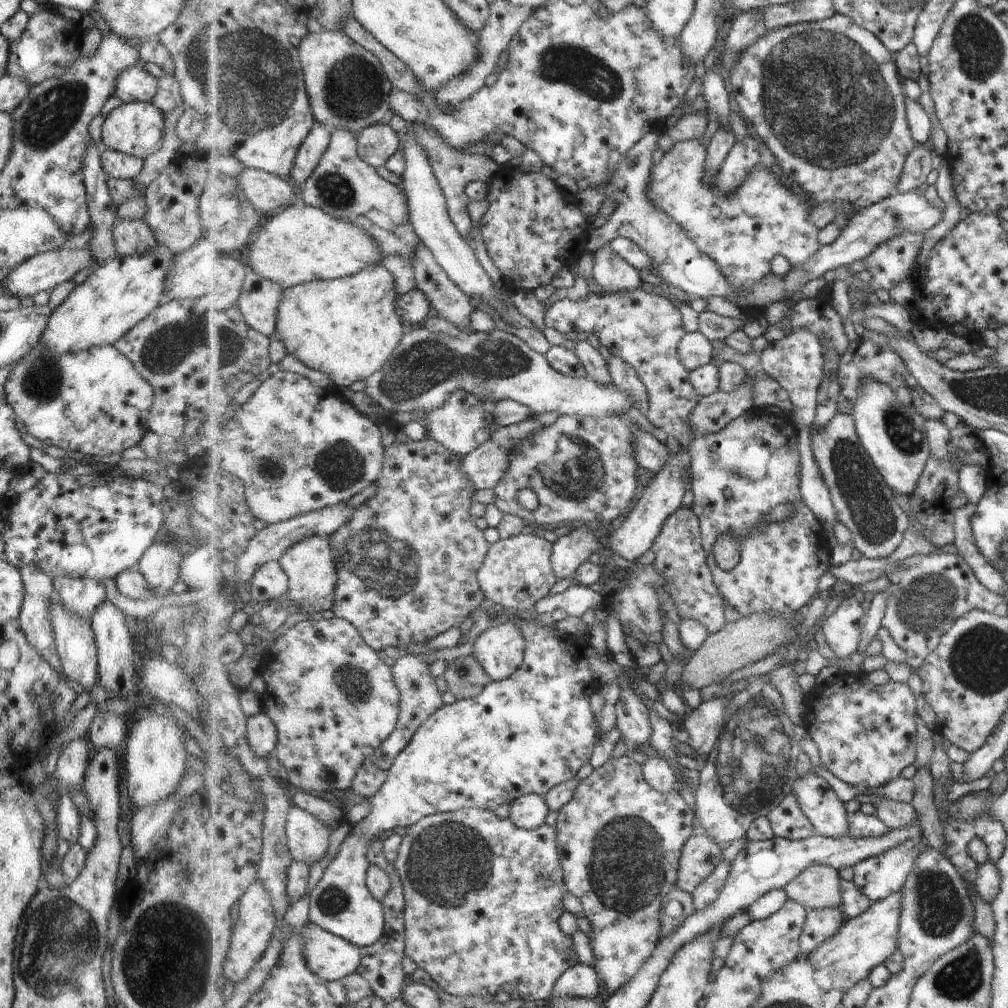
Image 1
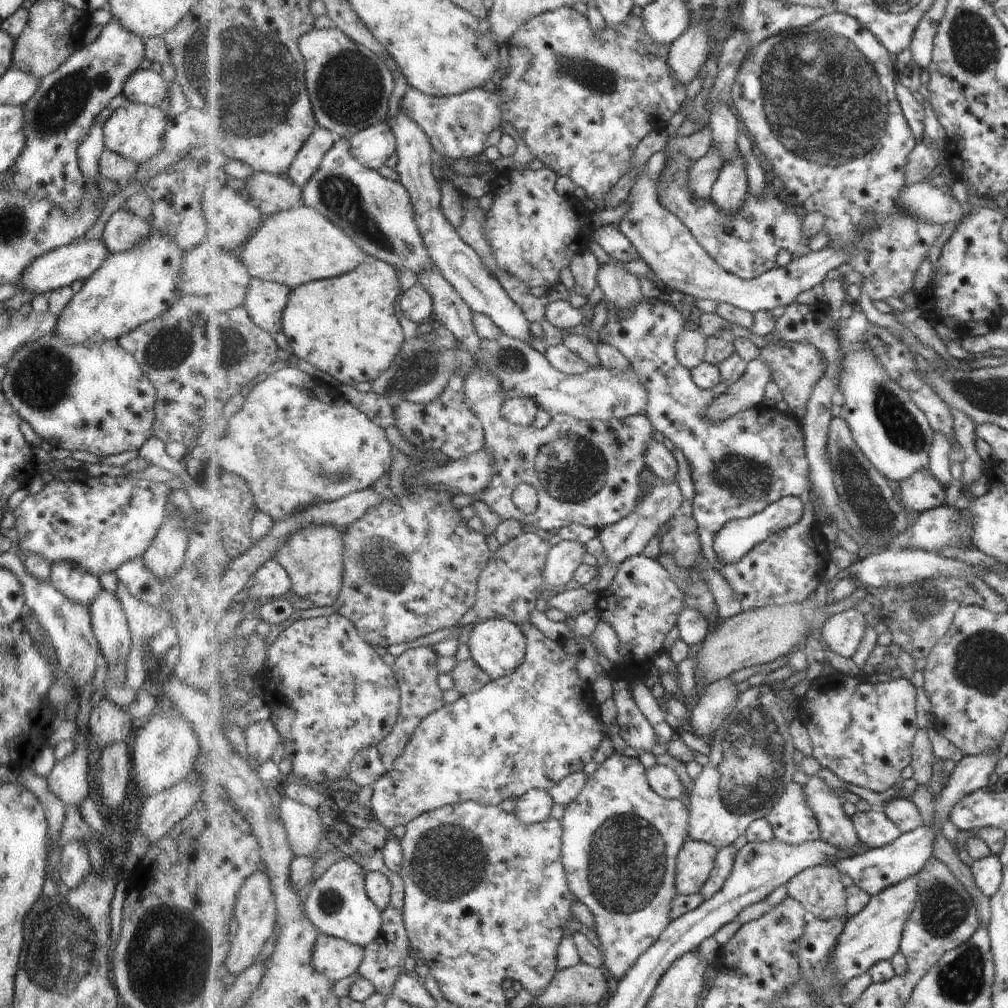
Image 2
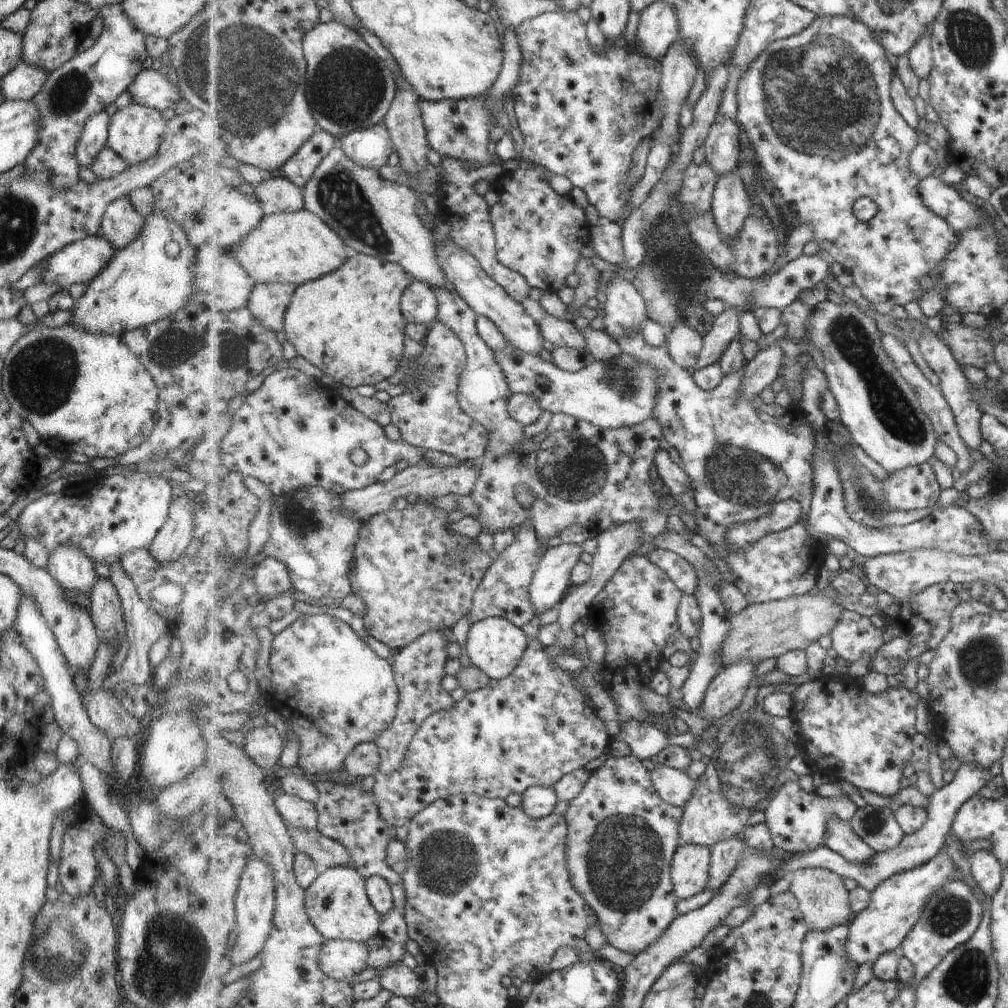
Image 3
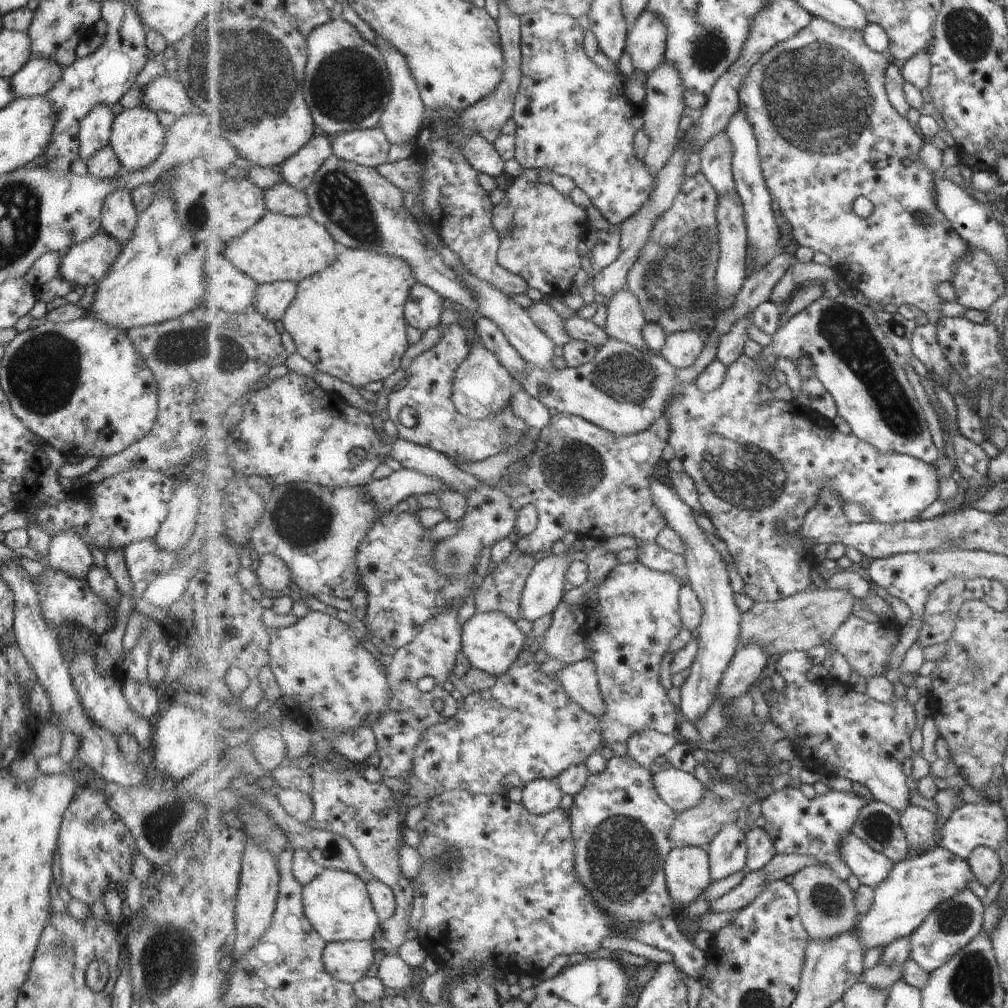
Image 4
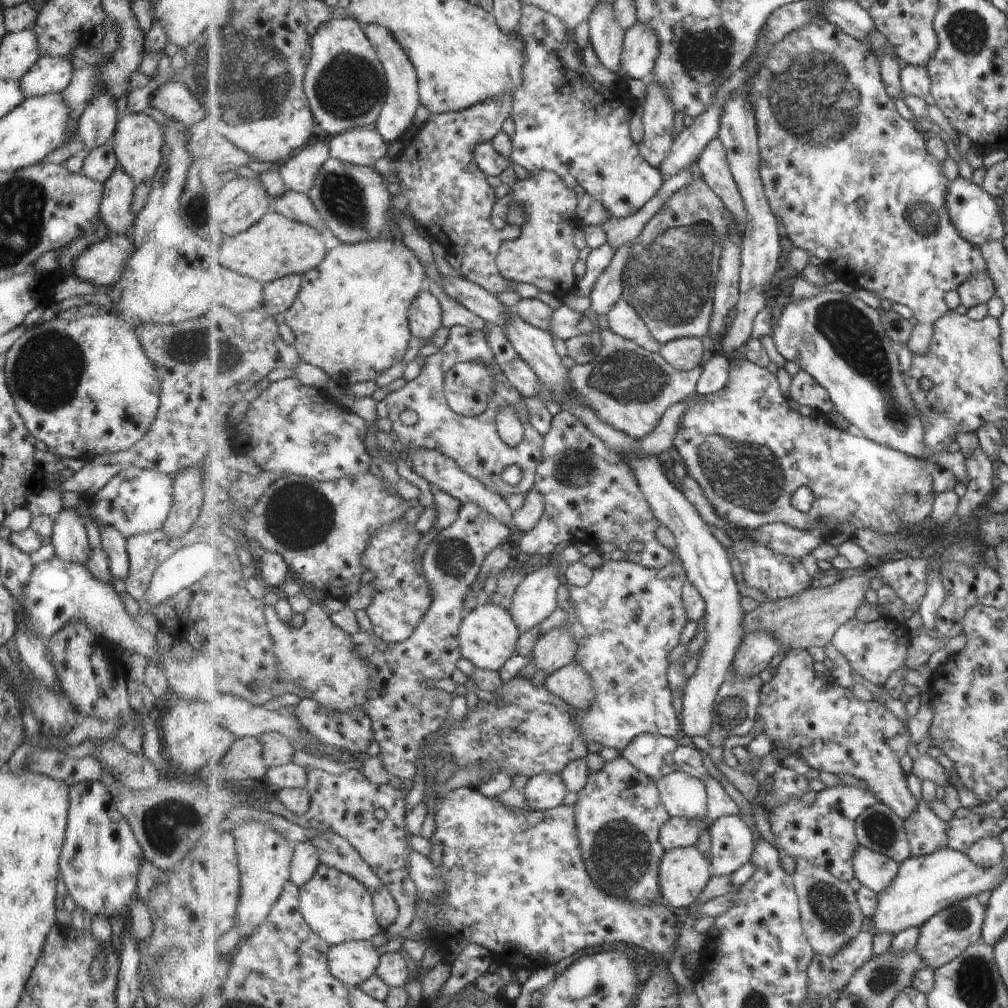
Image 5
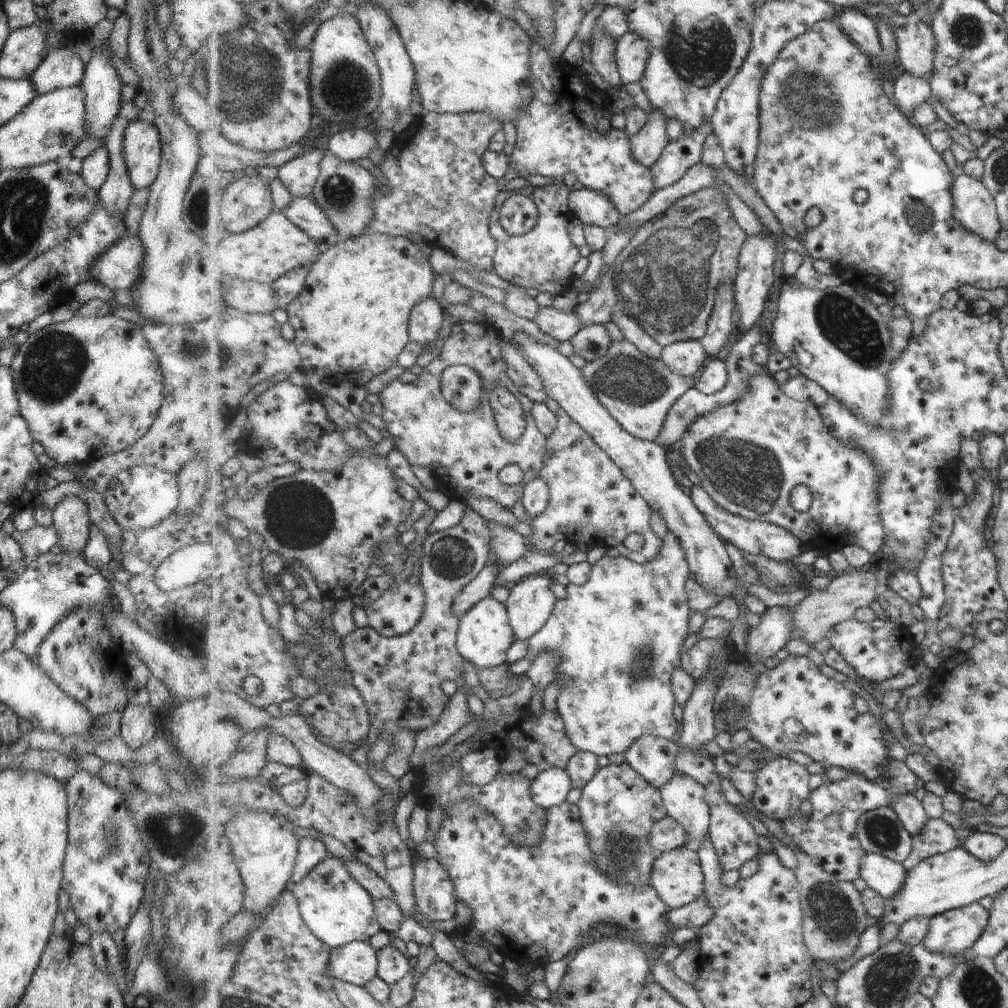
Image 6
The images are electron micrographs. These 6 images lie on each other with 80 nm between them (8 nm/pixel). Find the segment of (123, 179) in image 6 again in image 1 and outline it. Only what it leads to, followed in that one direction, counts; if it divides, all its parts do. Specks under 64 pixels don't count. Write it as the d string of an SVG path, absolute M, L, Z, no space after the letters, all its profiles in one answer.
M116 216L111 232L117 255L144 255L156 245L154 234L143 219L126 221Z

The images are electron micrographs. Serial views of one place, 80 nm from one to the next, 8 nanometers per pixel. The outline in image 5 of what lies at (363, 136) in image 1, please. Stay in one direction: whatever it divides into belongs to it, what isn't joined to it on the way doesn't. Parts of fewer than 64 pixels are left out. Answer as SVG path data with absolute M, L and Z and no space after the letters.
M363 127L345 131L327 138L331 157L354 165L372 167L390 154L387 141L375 127Z

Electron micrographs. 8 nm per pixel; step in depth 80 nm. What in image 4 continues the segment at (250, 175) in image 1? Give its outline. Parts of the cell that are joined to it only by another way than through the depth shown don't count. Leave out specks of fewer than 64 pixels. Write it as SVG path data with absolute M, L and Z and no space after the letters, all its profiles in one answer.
M287 181L264 190L266 207L271 213L279 213L290 217L310 215L308 196L305 191L292 187Z

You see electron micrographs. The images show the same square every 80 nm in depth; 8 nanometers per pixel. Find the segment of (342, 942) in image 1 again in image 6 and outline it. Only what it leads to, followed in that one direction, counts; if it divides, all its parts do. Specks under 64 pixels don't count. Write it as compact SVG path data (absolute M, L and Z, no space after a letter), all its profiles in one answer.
M351 941L330 949L329 967L333 977L365 987L378 975L378 950L368 941Z

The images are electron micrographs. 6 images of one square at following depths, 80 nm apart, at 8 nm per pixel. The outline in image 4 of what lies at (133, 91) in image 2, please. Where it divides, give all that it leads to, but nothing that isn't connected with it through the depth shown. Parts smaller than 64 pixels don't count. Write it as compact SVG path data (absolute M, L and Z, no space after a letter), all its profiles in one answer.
M154 77L139 89L140 102L149 110L171 112L176 117L195 110L184 86L176 78Z

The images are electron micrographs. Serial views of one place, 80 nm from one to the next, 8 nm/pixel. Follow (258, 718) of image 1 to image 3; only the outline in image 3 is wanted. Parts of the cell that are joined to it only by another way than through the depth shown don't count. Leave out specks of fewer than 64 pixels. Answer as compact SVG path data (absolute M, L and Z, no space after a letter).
M263 725L240 734L241 743L249 756L264 771L279 764L281 752L285 748L281 734L273 726Z

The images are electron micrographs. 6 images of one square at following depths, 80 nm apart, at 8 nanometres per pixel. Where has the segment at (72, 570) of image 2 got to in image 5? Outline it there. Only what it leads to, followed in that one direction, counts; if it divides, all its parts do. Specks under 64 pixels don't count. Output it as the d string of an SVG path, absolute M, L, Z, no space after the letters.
M61 509L52 522L50 544L54 555L68 563L84 565L90 549L81 518L73 509Z

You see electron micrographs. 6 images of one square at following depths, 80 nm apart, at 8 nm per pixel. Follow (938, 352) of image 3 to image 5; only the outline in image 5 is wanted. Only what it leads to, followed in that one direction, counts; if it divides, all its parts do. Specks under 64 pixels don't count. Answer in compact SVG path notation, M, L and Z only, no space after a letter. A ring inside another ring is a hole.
M821 14L806 27L794 30L793 33L789 33L782 41L779 41L770 52L770 57L762 62L754 74L752 82L754 93L750 96L750 102L753 103L755 118L758 122L760 154L762 155L760 174L766 186L766 194L770 199L770 207L781 218L793 246L808 250L813 256L821 258L825 261L825 266L835 269L840 280L847 282L854 289L866 289L873 292L878 300L885 298L893 303L904 304L911 309L915 319L915 328L907 346L915 355L926 355L932 345L935 323L950 310L945 304L945 294L975 275L979 276L981 273L989 275L989 267L982 250L964 239L951 220L946 207L949 181L943 174L943 164L928 151L927 137L919 132L914 121L905 120L897 112L897 106L882 79L880 58L881 54L873 52L867 41L860 41L843 32L839 26L828 21ZM861 197L866 201L866 208L863 210L859 210L857 206L857 200Z

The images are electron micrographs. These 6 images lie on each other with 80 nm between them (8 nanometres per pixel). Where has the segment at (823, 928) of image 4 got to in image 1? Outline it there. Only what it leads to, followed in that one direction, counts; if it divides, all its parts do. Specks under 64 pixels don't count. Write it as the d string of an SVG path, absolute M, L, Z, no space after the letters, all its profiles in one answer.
M812 864L784 889L791 900L807 909L830 909L842 904L842 879L839 871L829 865Z

